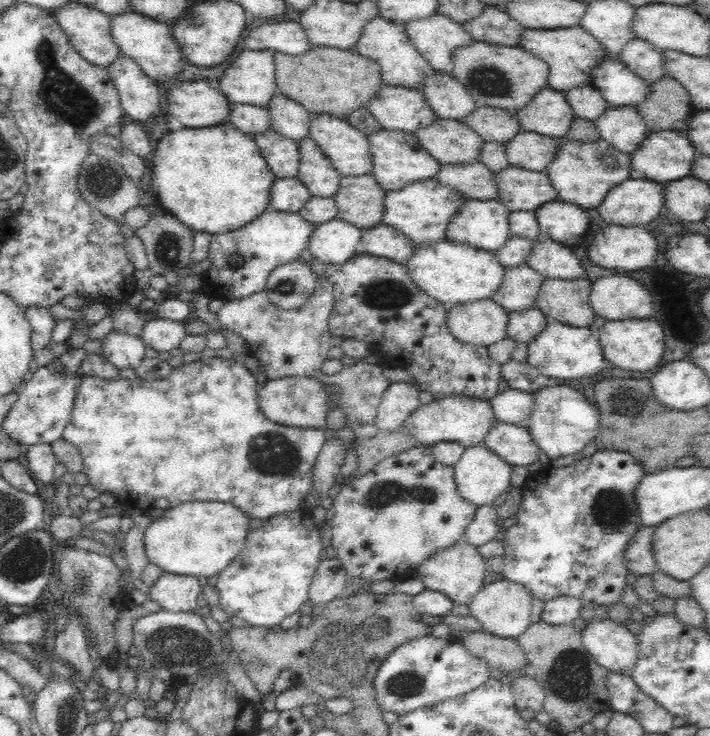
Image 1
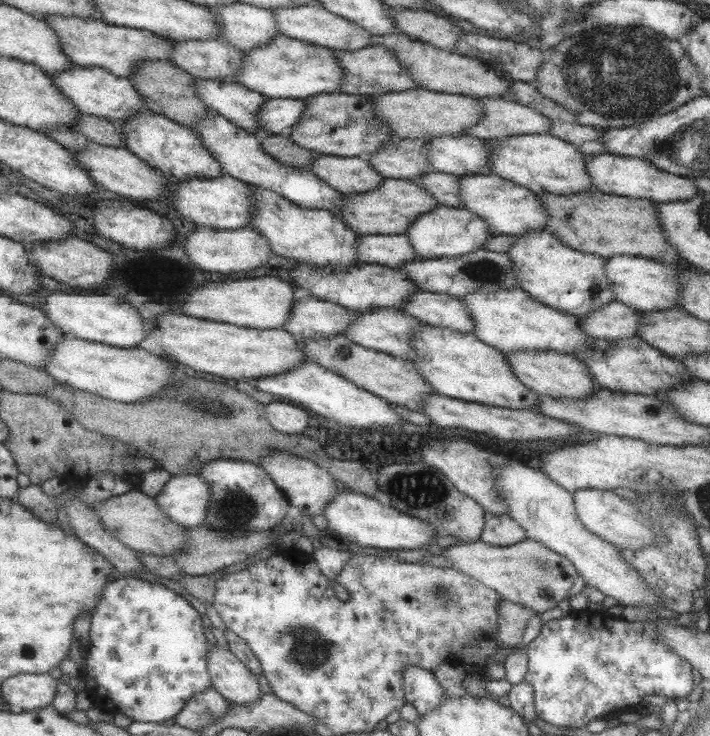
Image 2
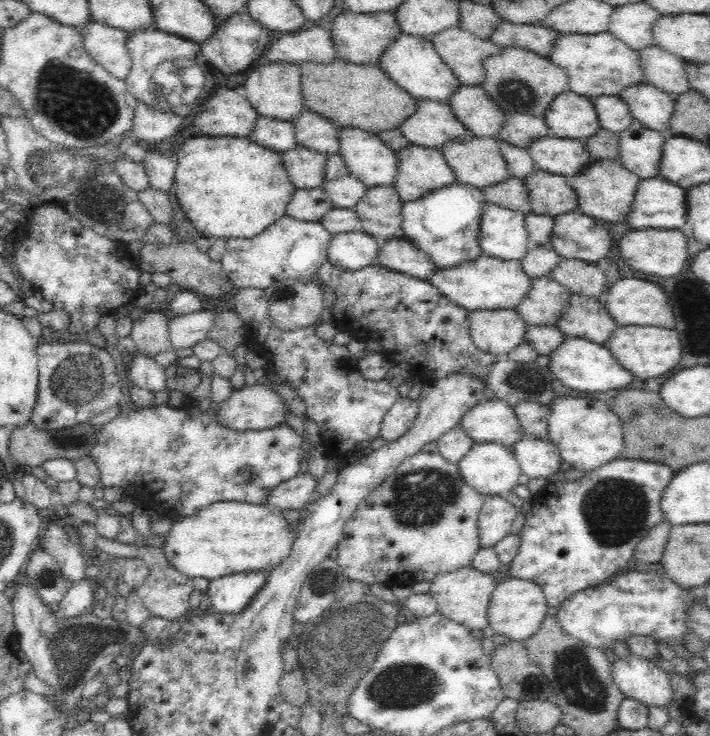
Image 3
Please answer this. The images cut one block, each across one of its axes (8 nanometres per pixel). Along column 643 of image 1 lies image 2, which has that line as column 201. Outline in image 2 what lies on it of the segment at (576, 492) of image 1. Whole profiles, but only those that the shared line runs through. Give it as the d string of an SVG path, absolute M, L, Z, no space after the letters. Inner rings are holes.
M217 458L205 464L197 476L209 484L209 504L201 526L211 528L213 532L225 532L227 536L235 538L243 538L251 532L269 532L287 514L287 498L259 464Z

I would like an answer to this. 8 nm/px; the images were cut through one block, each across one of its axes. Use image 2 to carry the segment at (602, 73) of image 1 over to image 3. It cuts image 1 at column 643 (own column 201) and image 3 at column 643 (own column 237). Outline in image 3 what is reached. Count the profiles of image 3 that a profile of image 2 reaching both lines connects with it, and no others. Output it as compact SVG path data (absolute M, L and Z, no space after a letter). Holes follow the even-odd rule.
M644 82L624 88L620 92L620 98L628 104L632 116L642 124L642 128L650 128L660 134L670 132L676 96Z

